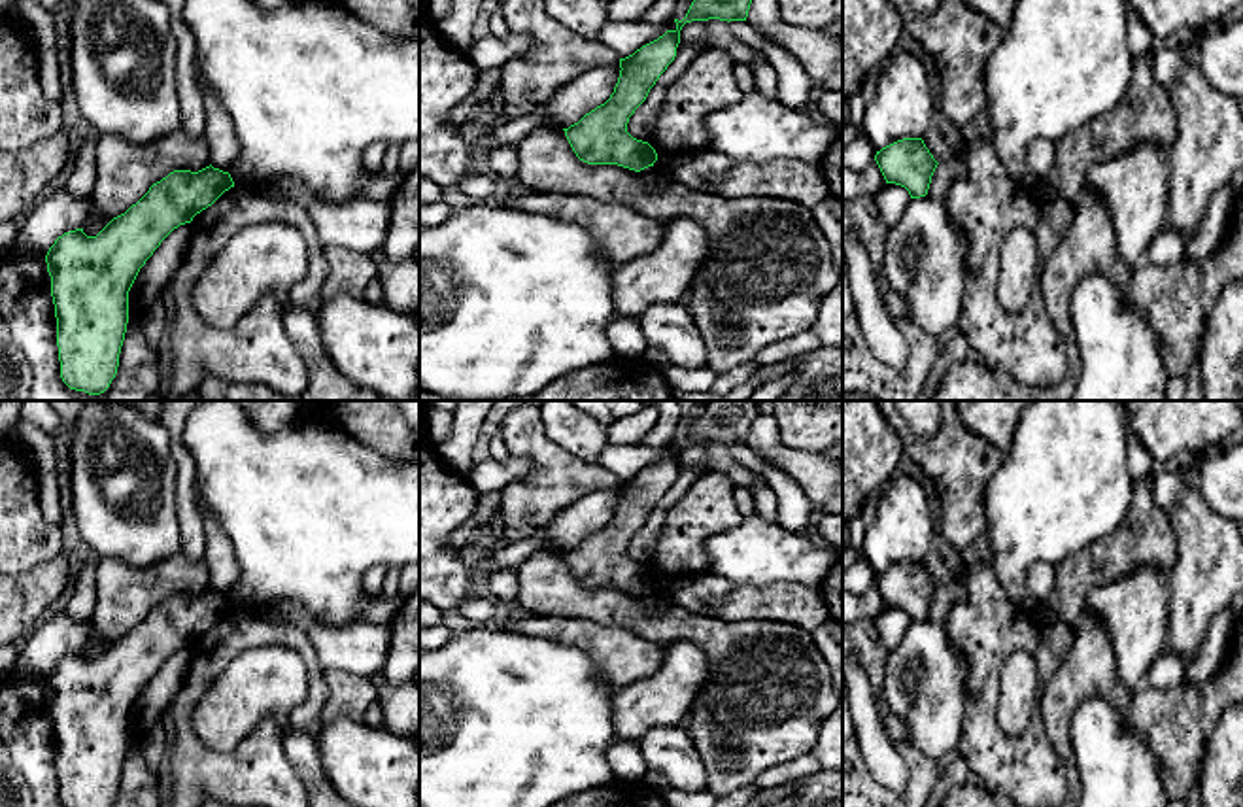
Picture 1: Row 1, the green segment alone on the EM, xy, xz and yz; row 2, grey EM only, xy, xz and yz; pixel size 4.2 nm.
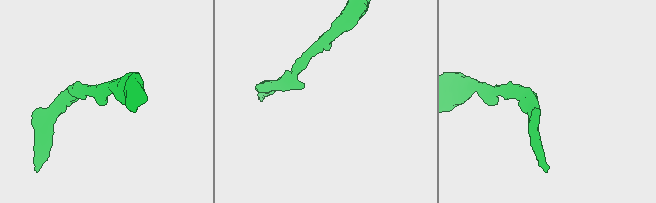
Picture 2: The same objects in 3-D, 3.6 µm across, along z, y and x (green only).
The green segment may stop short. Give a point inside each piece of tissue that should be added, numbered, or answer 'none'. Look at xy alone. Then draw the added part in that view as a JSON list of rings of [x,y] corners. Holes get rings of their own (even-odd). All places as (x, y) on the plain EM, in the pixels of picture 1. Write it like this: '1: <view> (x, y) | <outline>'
none

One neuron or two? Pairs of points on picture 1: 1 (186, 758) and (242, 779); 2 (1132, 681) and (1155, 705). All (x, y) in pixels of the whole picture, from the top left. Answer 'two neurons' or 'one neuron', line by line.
1: one neuron
2: two neurons

